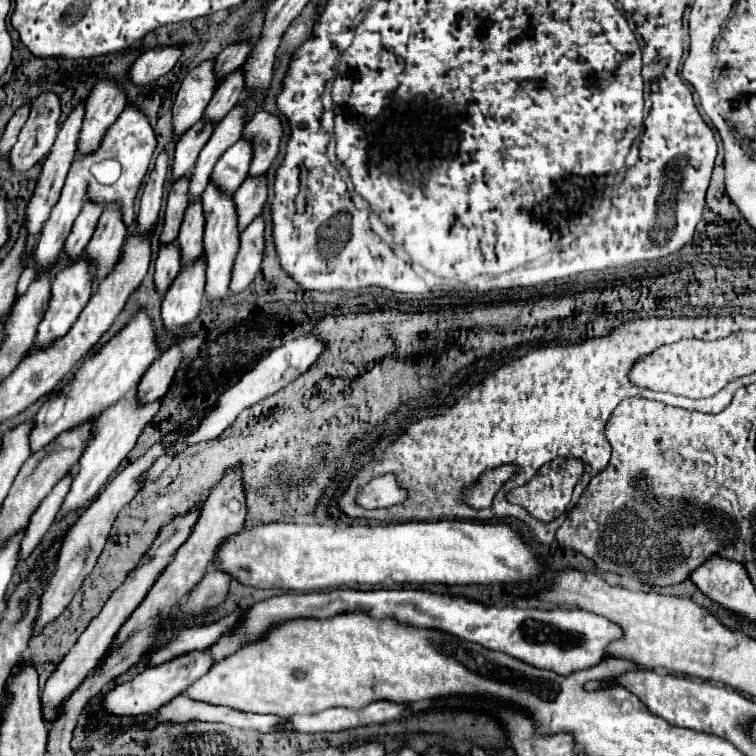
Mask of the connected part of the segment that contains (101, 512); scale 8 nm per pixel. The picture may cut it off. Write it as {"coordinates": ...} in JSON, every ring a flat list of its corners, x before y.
{"coordinates":[[167,434,163,436,157,444,153,444,149,448,149,452,145,456,141,456,139,460,135,460,133,464,129,464,127,468,123,468,105,488,103,492,95,498,95,502,81,514,81,518,77,520,77,524,63,536,61,540,61,550,59,550,59,558,57,558,57,570,53,574,53,578,49,578,49,584,41,596,41,602,39,602,39,616,35,620,35,634,39,634,41,628,45,628,49,622,53,622,53,618,57,618,65,606,69,606,73,594,77,594,77,590,81,588,81,582,87,578,87,574,93,570,103,546,105,546,105,540,109,536,109,530,113,526,113,520,115,516,119,514,119,510,137,494,139,490,139,478,141,474,155,462,155,458,159,458,163,454,163,446,171,444,173,442,173,434]]}

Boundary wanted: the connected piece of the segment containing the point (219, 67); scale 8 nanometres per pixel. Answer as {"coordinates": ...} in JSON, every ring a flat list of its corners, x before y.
{"coordinates":[[245,42,227,46,215,60,215,78,217,78,217,82,223,82,225,76,233,74,233,70,237,70,241,64,245,64,245,58,247,58,249,50,251,50,251,44,245,44]]}

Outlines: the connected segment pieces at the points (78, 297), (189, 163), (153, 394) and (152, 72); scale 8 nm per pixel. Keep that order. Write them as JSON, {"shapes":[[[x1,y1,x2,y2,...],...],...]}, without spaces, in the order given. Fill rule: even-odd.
{"shapes":[[[85,260,73,262,63,272,59,272,53,278,53,284,51,284,51,300,49,300,47,312,45,312,39,328,37,328,37,338,33,342,33,350,45,350,57,338,63,338,71,330,73,322,77,320,77,316,81,314,81,310,85,308,85,304,89,302,91,294,93,294,93,288,91,288,91,270,89,270,89,264]],[[197,122,189,132,181,136,181,140,175,146,173,164,171,164,171,176,173,180,183,178,193,168,193,162,197,162,197,154,205,146,205,142,211,138,213,128,205,122]],[[173,346,149,366,149,370,143,374,137,386,137,398,141,404,151,404,165,396,173,380,173,374,181,362,181,356,183,356,181,348]],[[175,46,175,48,153,48,153,50,147,50,129,68,129,80,135,86,149,86,157,78,165,76,175,66,175,62,179,60,179,56,181,56,179,46]]]}

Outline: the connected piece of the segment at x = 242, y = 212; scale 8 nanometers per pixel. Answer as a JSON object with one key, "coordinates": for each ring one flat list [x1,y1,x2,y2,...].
{"coordinates":[[265,176,255,178,255,180,245,178,241,188,233,196,233,202,237,206,237,228,239,228,239,232,243,232,253,222,253,218,257,218,261,214,265,200,267,200]]}

